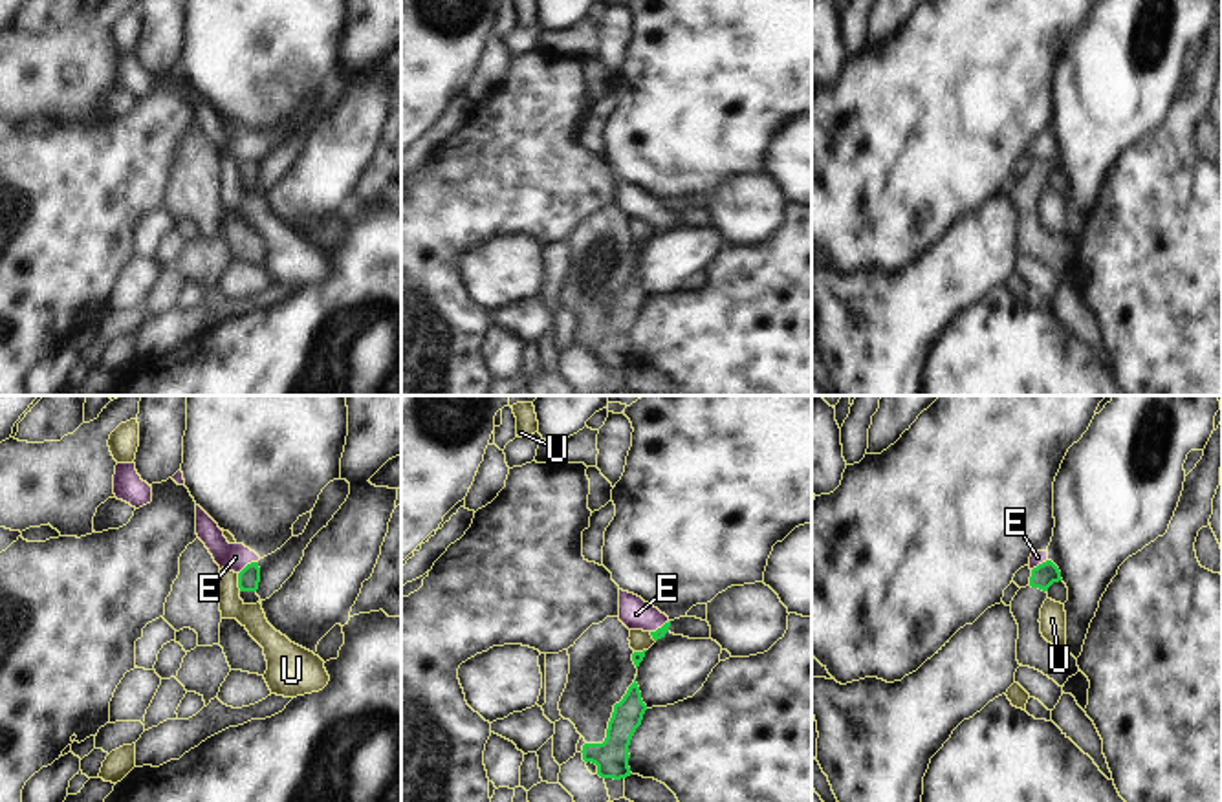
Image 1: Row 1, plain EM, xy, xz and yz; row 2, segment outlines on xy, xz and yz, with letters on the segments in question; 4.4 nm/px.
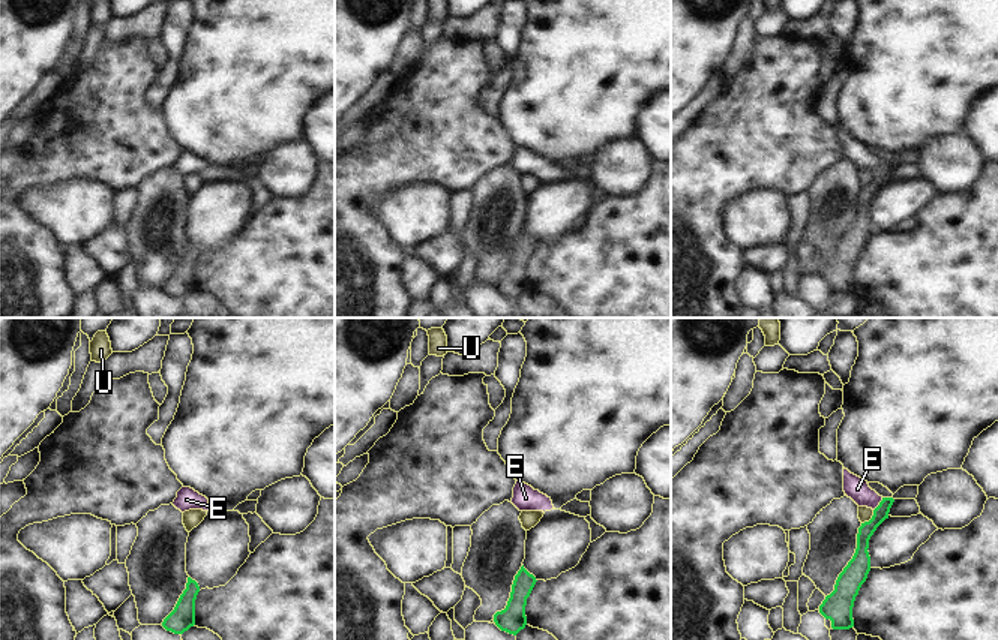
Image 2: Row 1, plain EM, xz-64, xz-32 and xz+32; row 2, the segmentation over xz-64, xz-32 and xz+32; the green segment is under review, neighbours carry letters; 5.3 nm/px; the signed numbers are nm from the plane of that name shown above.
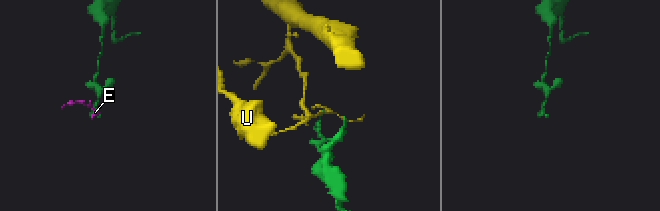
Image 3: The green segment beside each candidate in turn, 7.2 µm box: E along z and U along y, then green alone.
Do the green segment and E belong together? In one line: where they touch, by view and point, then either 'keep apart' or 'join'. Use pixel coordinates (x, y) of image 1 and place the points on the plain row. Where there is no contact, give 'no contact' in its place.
meets green in xy at (248, 154); keep apart

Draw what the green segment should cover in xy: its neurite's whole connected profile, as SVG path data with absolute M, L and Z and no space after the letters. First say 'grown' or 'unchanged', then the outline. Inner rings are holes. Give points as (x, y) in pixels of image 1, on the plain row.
grown; M258 152L247 154L238 163L240 189L244 190L244 194L262 192L260 187L256 185L258 172L260 172L260 157L258 157Z

